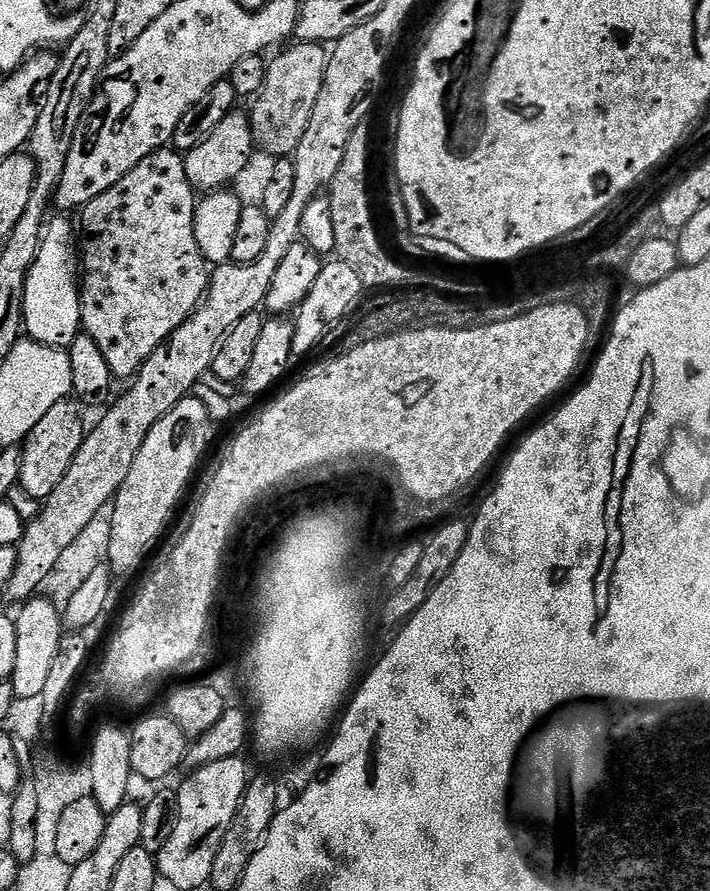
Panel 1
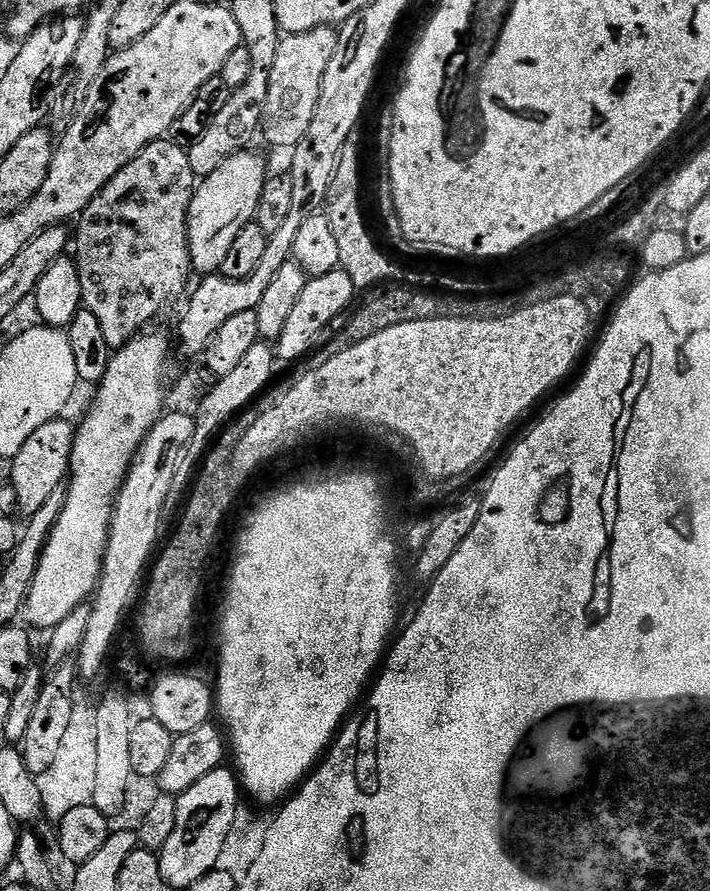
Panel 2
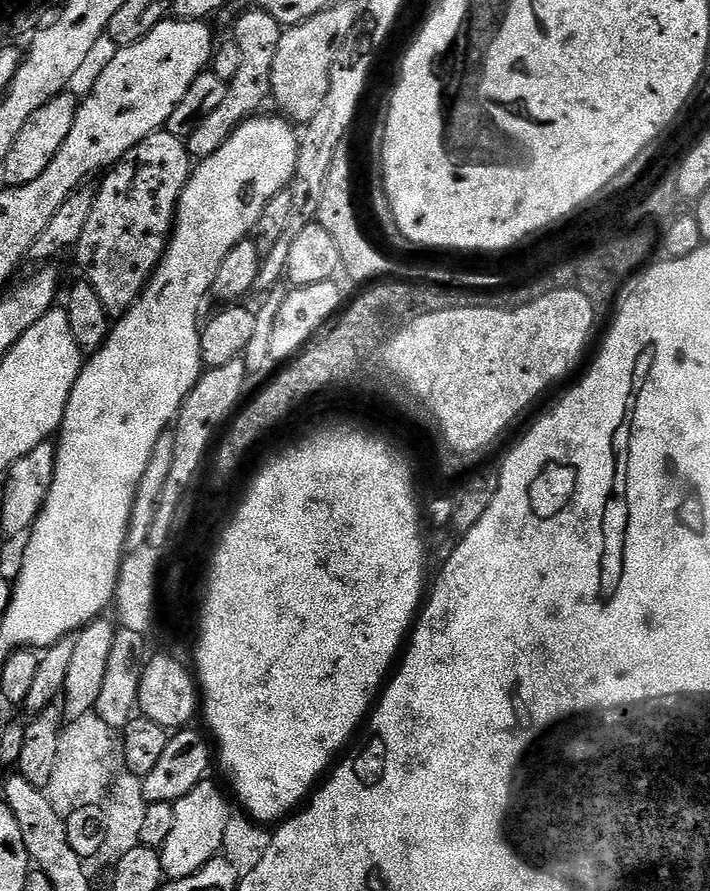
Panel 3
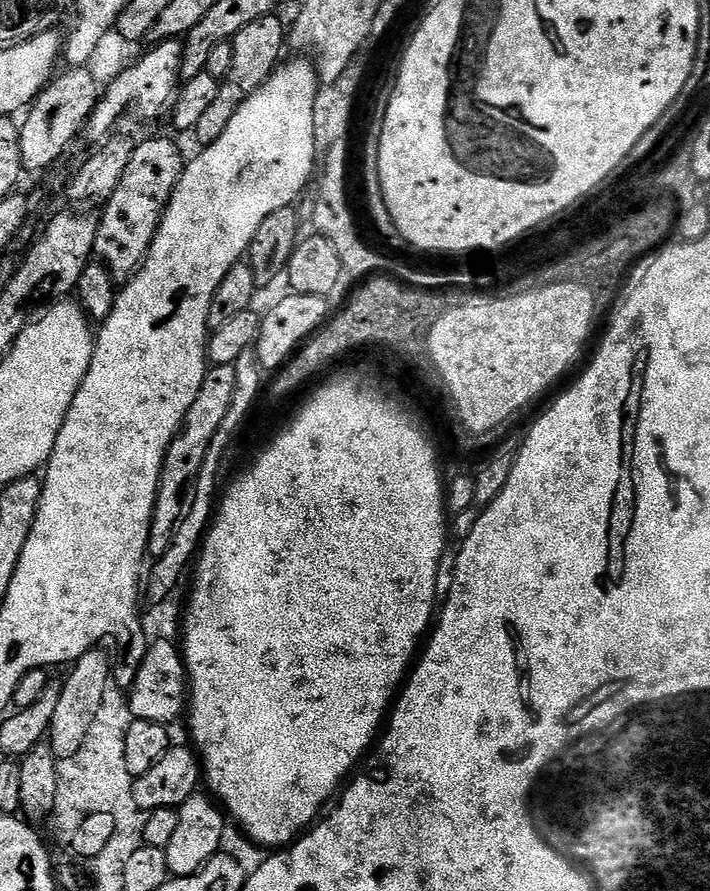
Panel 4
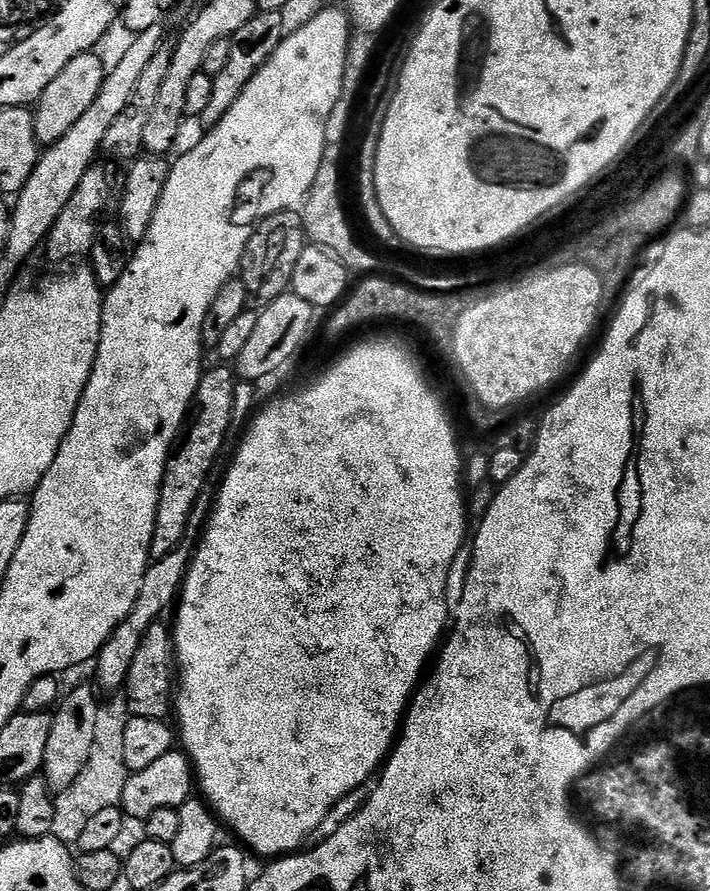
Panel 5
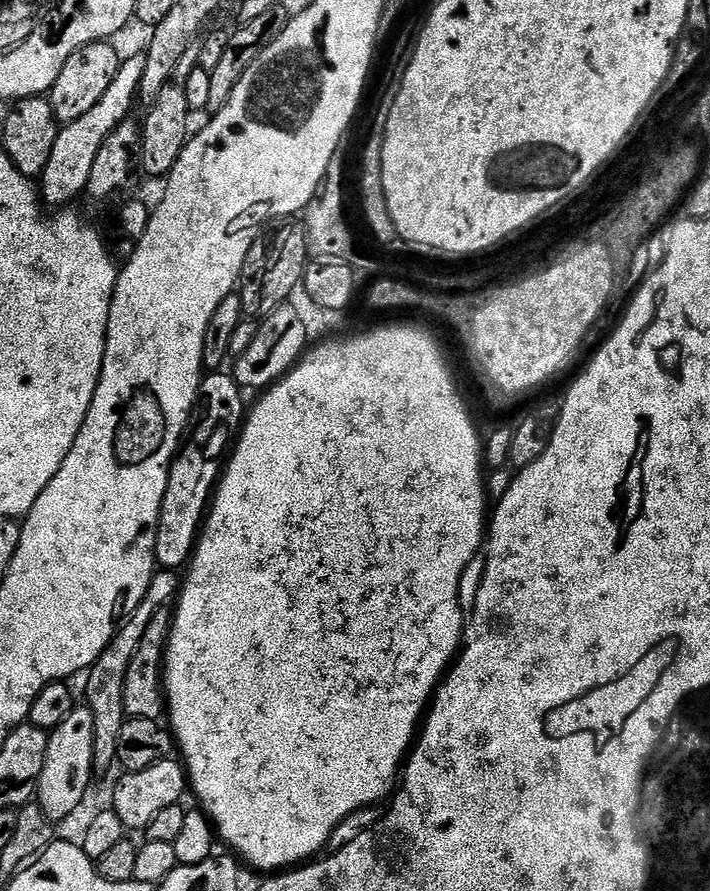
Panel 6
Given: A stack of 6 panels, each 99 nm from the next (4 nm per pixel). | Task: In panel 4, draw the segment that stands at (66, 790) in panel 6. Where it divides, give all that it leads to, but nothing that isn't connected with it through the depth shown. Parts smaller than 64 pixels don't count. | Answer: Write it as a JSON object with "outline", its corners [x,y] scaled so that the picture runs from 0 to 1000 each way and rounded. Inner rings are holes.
{"outline":[[[141,727],[130,728],[107,741],[97,751],[96,761],[87,765],[82,793],[76,797],[76,807],[68,825],[69,836],[80,852],[101,850],[110,844],[121,831],[134,802],[138,801],[149,770],[156,764],[156,740],[144,731],[146,730]]]}

